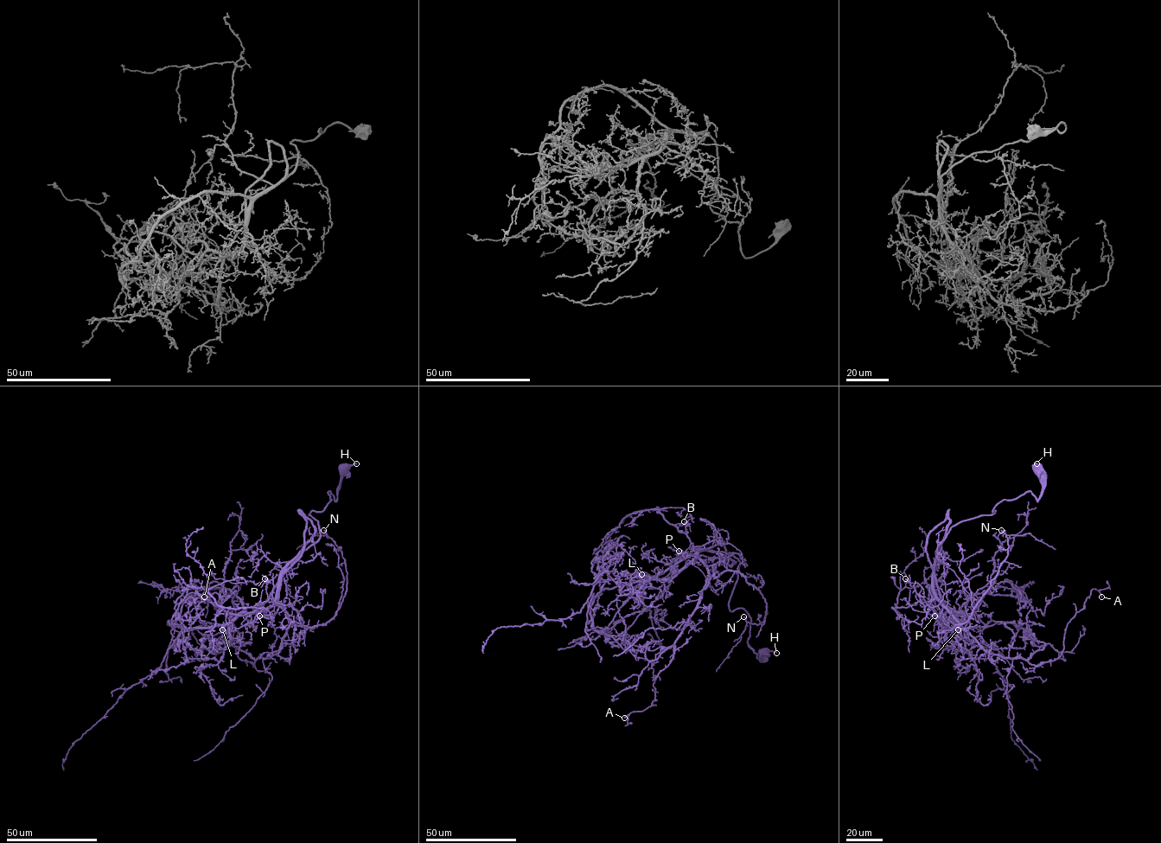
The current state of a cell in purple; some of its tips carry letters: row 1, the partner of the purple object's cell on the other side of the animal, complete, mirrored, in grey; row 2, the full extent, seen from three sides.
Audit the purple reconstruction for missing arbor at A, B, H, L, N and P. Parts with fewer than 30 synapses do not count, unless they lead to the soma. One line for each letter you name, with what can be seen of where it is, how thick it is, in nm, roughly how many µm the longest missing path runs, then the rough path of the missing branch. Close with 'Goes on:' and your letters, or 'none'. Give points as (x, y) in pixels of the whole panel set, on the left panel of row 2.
N: (323, 530) | 320 nm | 30 µm | (323, 530), (302, 516), (306, 516), (306, 519)
P: (259, 616) | 170 nm | 15 µm | (259, 616), (264, 613), (274, 619)
Goes on: N, P

